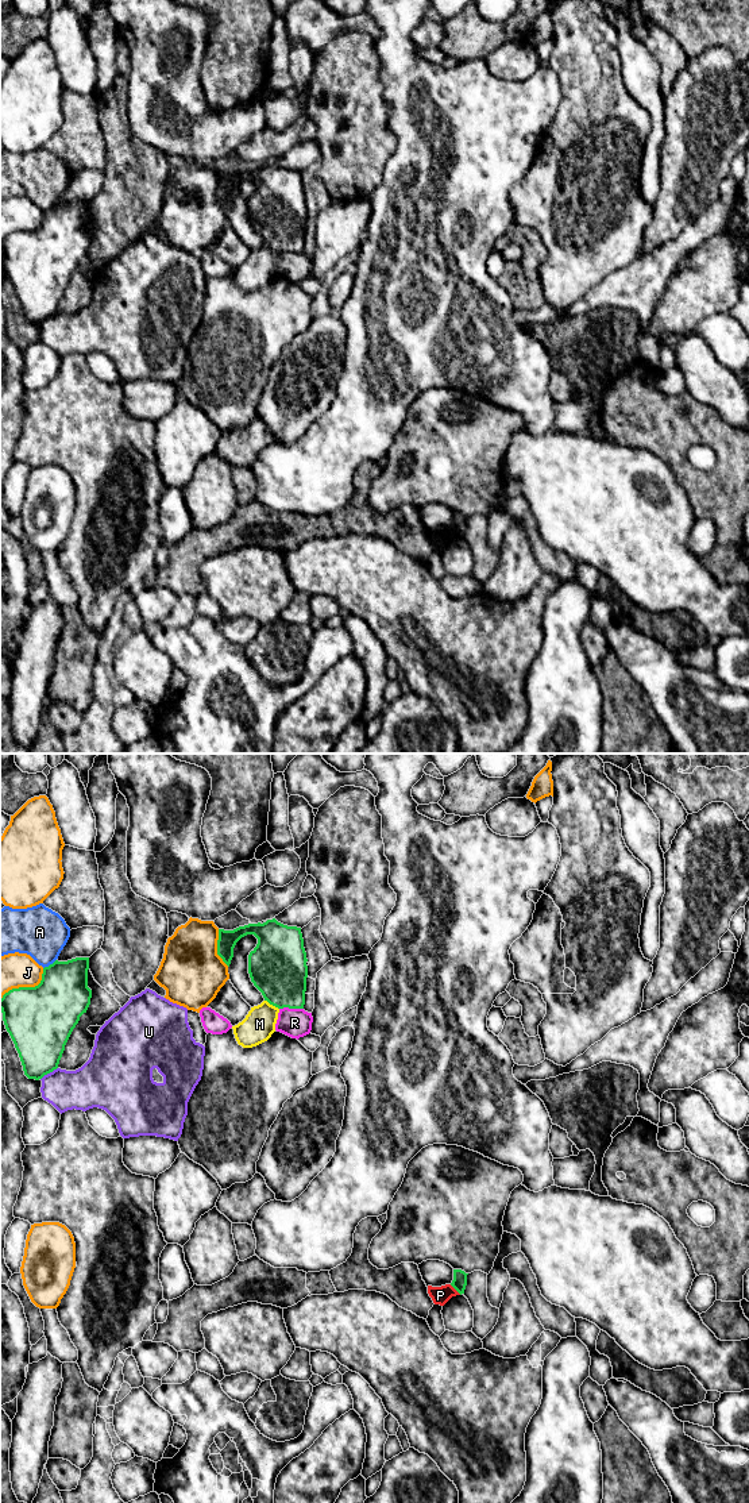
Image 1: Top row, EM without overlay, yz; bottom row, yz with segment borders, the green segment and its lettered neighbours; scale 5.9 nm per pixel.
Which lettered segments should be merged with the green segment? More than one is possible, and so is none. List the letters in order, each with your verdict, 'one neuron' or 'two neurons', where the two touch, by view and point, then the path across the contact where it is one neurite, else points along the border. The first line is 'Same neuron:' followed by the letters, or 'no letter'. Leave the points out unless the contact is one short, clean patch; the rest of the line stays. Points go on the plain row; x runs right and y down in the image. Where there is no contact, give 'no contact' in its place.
Same neuron: no letter
A: two neurons; meets green in yz at (50, 208)
J: two neurons; meets green in yz at (26, 231)
M: two neurons; meets green in yz at (271, 247); border along yz (265, 243), (278, 253)
P: two neurons; meets green in yz at (455, 532); border along yz (450, 528), (460, 538)
R: two neurons; meets green in yz at (290, 251)
U: two neurons; meets green in yz at (49, 316)

